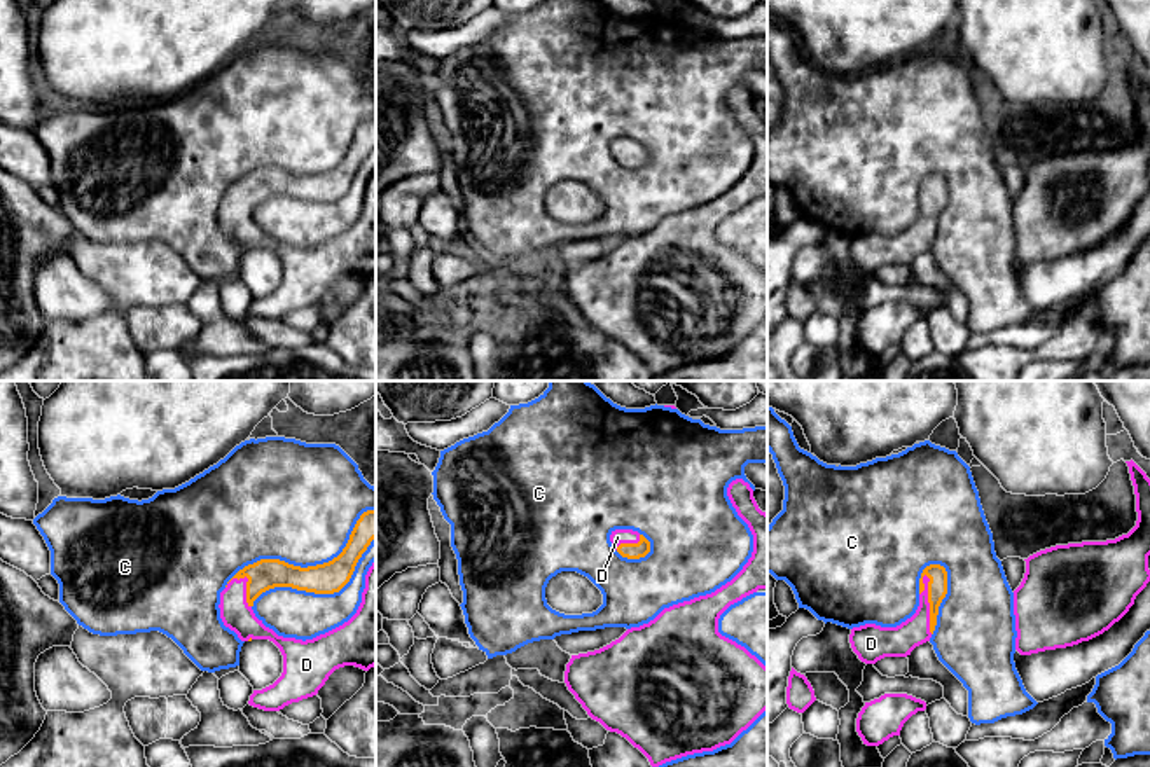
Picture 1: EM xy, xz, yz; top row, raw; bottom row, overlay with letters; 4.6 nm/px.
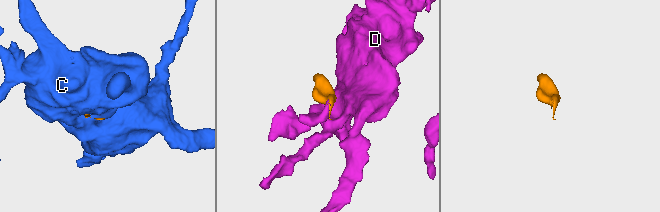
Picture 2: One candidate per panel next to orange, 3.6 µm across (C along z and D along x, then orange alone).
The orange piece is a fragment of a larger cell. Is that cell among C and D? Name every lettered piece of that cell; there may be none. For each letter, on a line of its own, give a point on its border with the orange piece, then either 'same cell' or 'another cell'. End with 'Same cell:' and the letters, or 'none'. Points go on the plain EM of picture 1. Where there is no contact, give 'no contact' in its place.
C: xy (308, 175) | another cell
D: yz (928, 210) | same cell
Same cell: D

